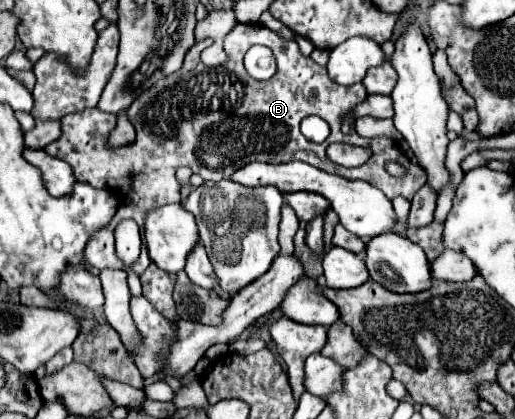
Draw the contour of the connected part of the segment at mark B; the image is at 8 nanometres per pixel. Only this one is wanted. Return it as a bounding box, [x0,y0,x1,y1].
[43,24,427,276]

